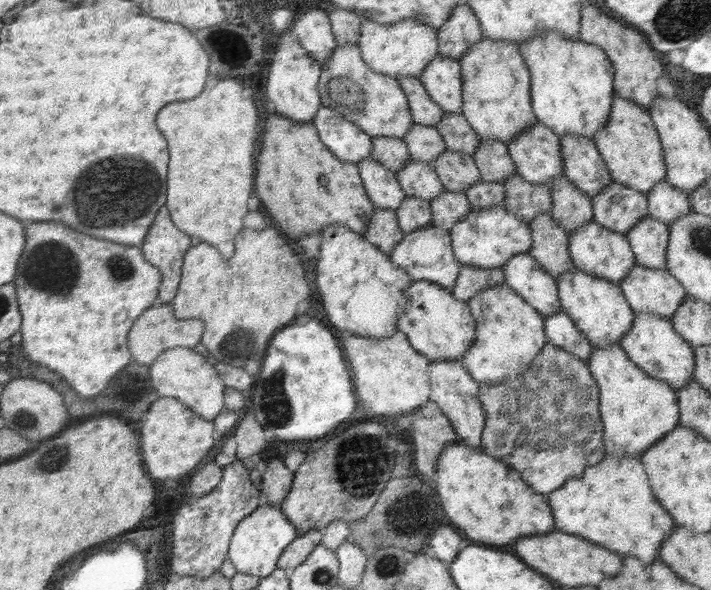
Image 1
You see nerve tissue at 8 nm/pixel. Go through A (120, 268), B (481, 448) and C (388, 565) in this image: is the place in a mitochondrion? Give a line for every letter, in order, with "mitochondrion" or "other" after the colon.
A: mitochondrion
B: other
C: mitochondrion

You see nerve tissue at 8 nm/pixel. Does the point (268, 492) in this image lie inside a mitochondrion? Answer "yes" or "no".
no

